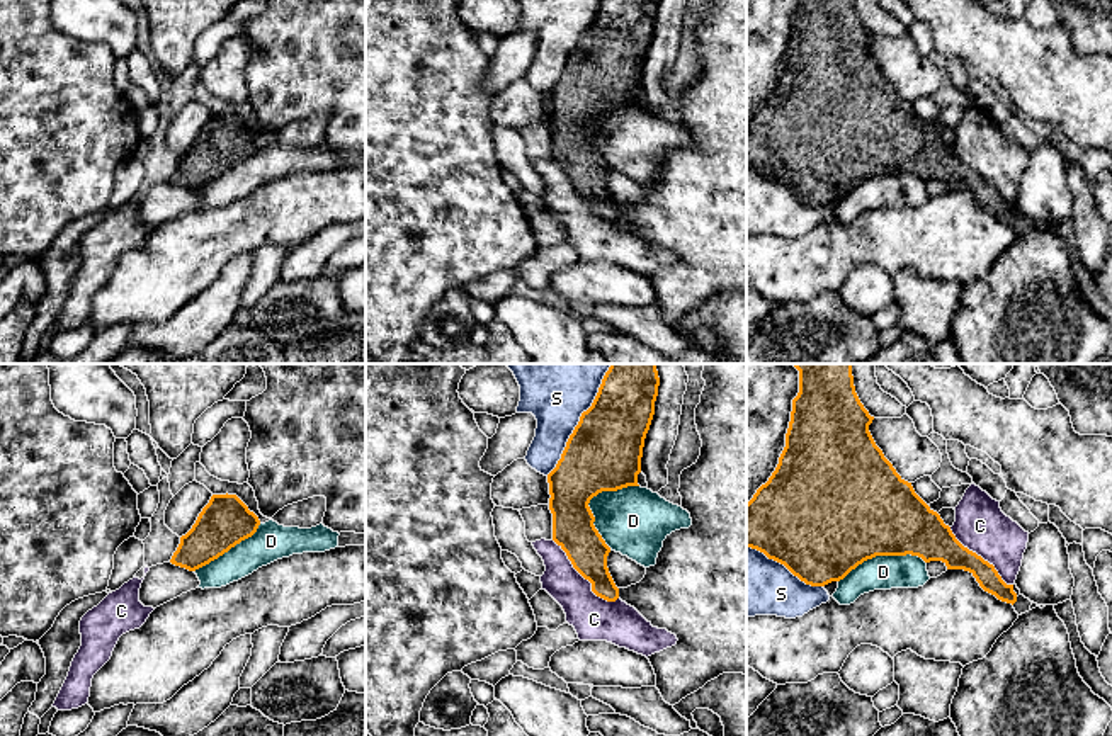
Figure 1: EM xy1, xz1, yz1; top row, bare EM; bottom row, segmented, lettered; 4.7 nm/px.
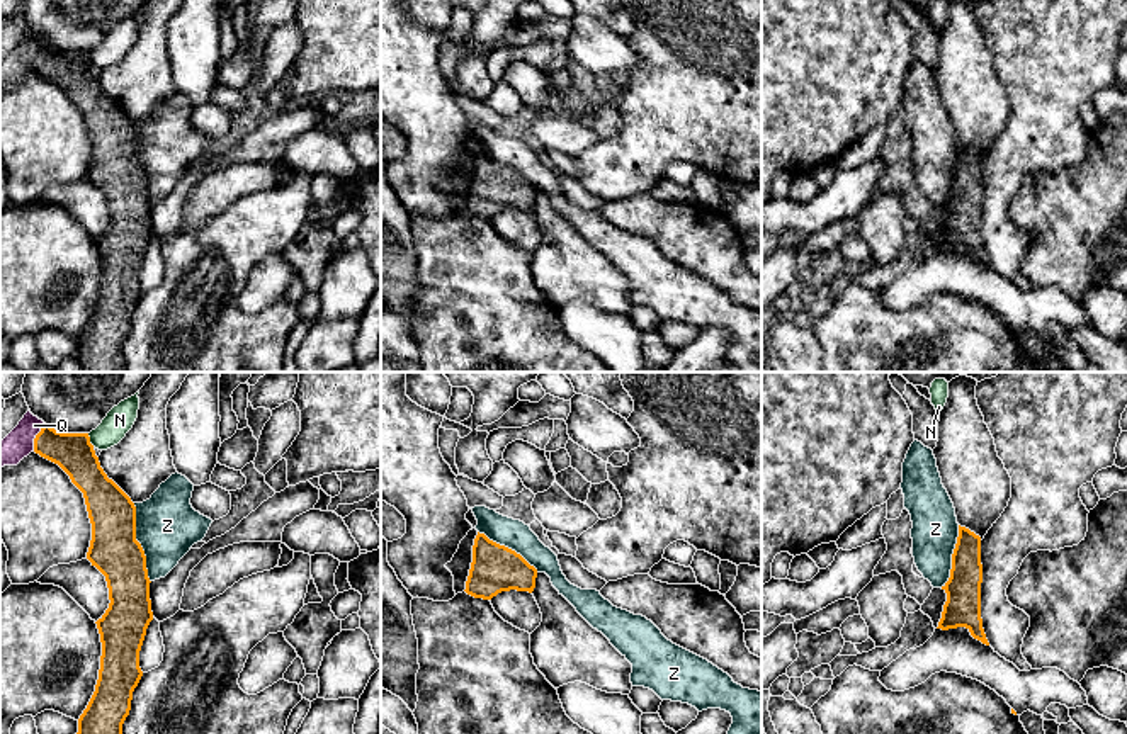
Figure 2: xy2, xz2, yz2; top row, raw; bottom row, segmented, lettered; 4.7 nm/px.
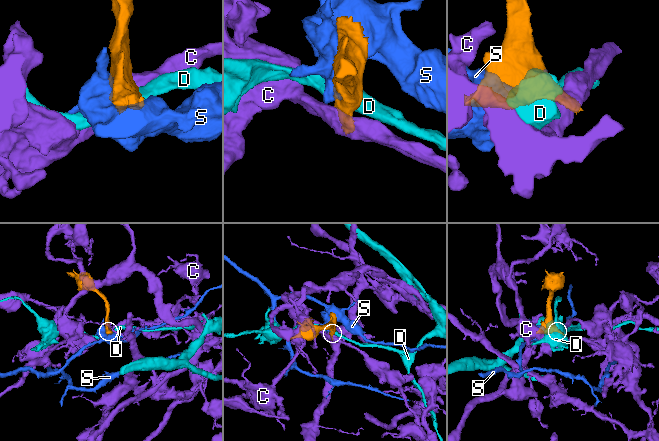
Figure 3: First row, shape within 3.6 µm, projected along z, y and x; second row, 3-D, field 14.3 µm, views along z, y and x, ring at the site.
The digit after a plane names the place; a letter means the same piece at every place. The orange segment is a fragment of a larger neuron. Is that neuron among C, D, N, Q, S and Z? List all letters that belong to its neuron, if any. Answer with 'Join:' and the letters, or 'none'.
Join: none

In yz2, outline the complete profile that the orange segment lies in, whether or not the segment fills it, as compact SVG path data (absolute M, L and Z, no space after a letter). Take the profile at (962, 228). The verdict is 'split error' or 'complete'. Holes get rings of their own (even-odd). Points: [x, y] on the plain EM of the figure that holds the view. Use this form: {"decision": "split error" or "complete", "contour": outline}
{"decision": "complete", "contour": "M959 144L950 197L942 206L947 212L947 221L937 248L966 246L974 258L989 265L981 238L981 202L981 156Z"}

